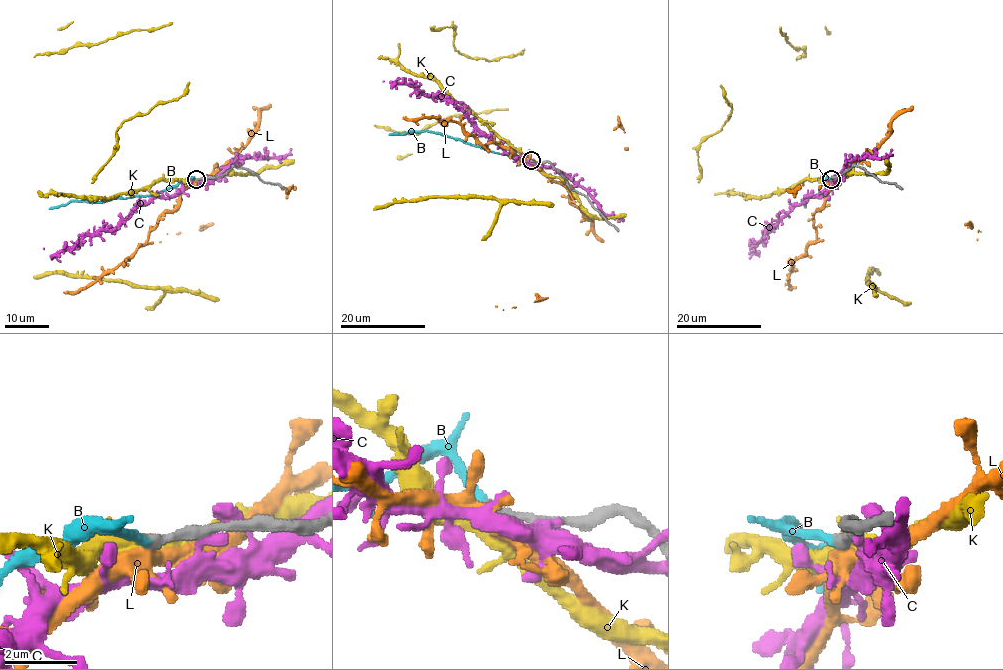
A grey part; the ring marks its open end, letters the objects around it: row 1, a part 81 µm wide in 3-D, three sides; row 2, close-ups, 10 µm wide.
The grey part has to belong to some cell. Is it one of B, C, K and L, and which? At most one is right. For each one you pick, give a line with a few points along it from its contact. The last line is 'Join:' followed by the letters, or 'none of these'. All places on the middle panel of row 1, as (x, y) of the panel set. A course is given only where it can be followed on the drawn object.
Join: B

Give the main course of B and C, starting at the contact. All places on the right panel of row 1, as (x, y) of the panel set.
B: (831, 178), (826, 177), (829, 184), (820, 194), (802, 200), (804, 207)
C: (833, 178), (823, 194), (809, 196), (769, 228), (755, 244), (753, 253), (752, 246)

